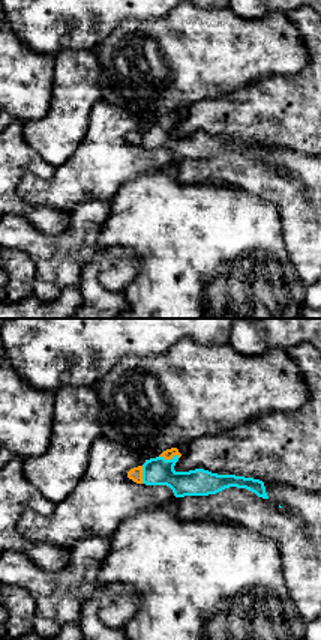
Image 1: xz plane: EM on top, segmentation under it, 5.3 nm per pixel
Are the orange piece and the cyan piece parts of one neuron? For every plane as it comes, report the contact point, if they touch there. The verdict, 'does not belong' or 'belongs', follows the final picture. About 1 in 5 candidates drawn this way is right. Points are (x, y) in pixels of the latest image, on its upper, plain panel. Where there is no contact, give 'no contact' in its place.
(170, 122)

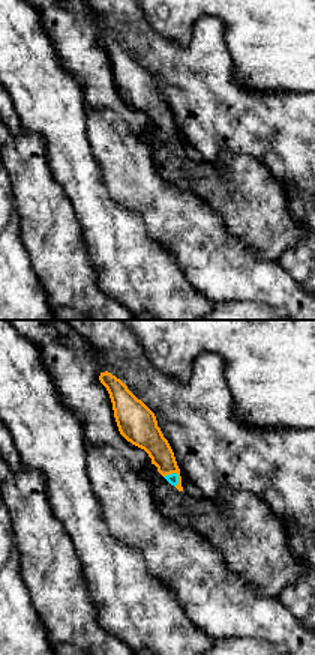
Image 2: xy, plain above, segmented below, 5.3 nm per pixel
(174, 135)

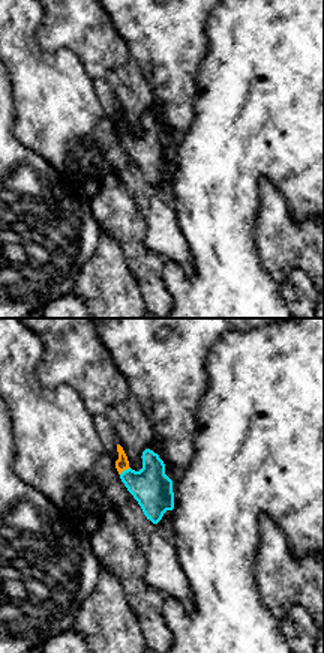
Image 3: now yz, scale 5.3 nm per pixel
(125, 132)

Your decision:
belongs

